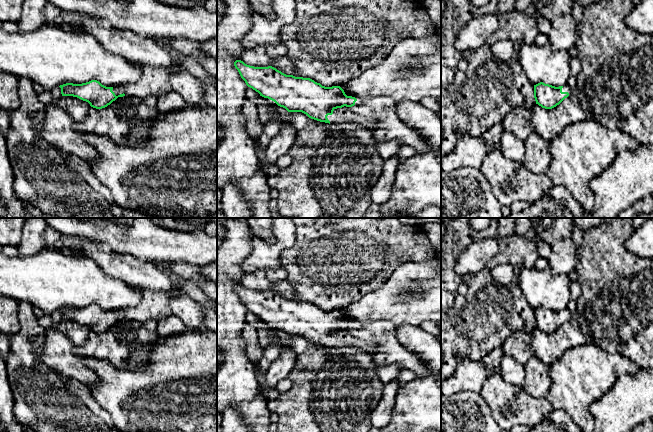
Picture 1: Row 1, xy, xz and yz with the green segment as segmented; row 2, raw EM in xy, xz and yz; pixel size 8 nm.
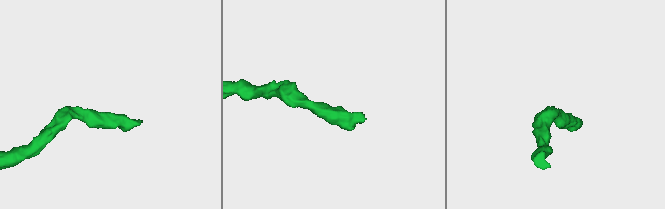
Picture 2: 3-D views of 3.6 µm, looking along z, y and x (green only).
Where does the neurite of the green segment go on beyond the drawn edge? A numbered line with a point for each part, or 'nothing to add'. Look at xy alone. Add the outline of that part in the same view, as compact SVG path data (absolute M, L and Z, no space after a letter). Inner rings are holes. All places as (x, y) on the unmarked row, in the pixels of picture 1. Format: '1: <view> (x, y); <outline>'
1: xy (154, 305); M172 283L168 292L140 291L142 299L138 305L113 311L112 315L116 320L123 317L135 321L164 319L171 315L170 298L175 294L184 294L182 286L178 283Z

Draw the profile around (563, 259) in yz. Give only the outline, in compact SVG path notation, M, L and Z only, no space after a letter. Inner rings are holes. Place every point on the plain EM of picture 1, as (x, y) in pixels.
M568 238L558 241L552 246L551 255L548 258L548 267L554 274L569 274L577 265L577 248Z

